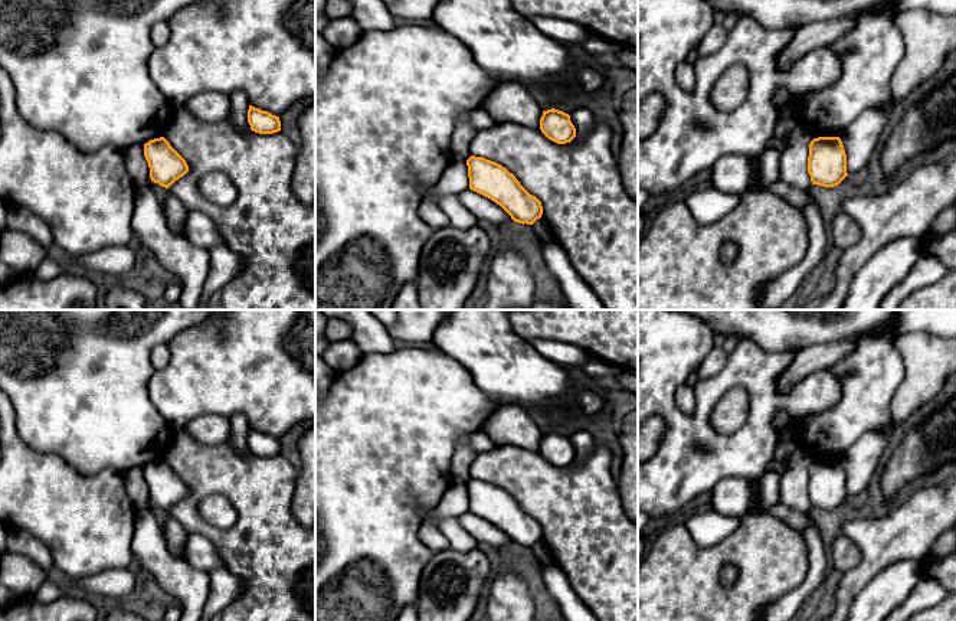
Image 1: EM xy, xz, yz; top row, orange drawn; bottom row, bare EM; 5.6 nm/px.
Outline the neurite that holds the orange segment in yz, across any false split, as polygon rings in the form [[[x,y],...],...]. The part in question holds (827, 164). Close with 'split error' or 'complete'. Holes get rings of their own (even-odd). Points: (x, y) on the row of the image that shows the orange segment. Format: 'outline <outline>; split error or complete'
outline [[[818,137],[809,144],[808,173],[812,184],[834,187],[847,176],[847,154],[839,137]]]; complete

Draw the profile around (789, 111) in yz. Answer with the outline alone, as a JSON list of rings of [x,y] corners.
[[[792,97],[792,99],[786,105],[777,110],[777,114],[783,118],[798,121],[798,108],[799,101],[796,99],[796,97]]]

